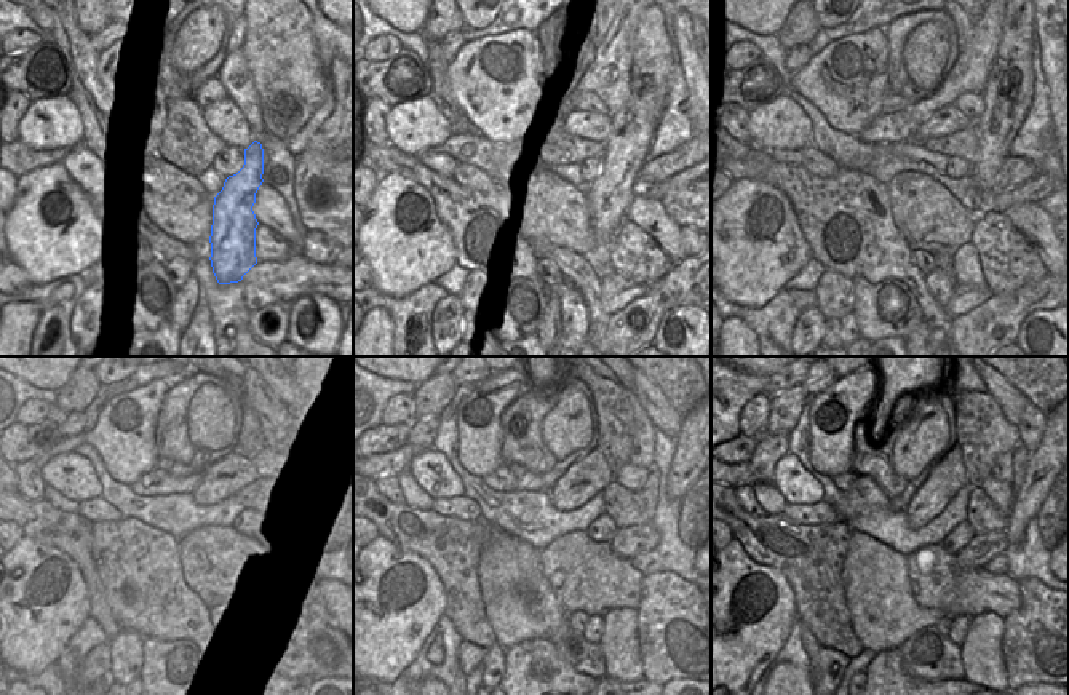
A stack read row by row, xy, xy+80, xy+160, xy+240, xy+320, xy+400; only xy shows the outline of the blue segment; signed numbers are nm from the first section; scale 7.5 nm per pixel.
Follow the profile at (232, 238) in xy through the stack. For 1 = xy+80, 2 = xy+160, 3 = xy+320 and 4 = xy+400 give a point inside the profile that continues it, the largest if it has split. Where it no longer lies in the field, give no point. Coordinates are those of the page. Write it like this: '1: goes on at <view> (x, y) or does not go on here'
1: goes on at xy+80 (609, 197)
2: goes on at xy+160 (1009, 91)
3: does not go on here
4: does not go on here

